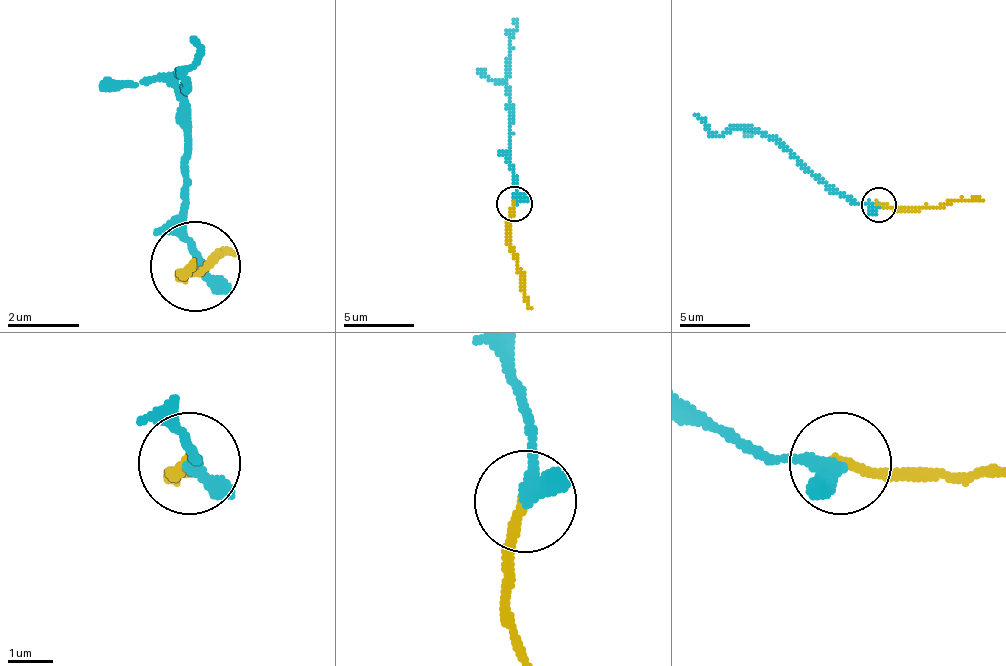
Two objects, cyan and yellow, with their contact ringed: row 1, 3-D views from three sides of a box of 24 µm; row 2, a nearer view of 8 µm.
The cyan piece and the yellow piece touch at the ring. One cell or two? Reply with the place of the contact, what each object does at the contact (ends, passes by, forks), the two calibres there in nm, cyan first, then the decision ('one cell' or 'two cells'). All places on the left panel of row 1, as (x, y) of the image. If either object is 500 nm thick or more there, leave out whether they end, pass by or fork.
(195, 266) | cyan passes by | yellow ends | 280/240 nm | two cells

